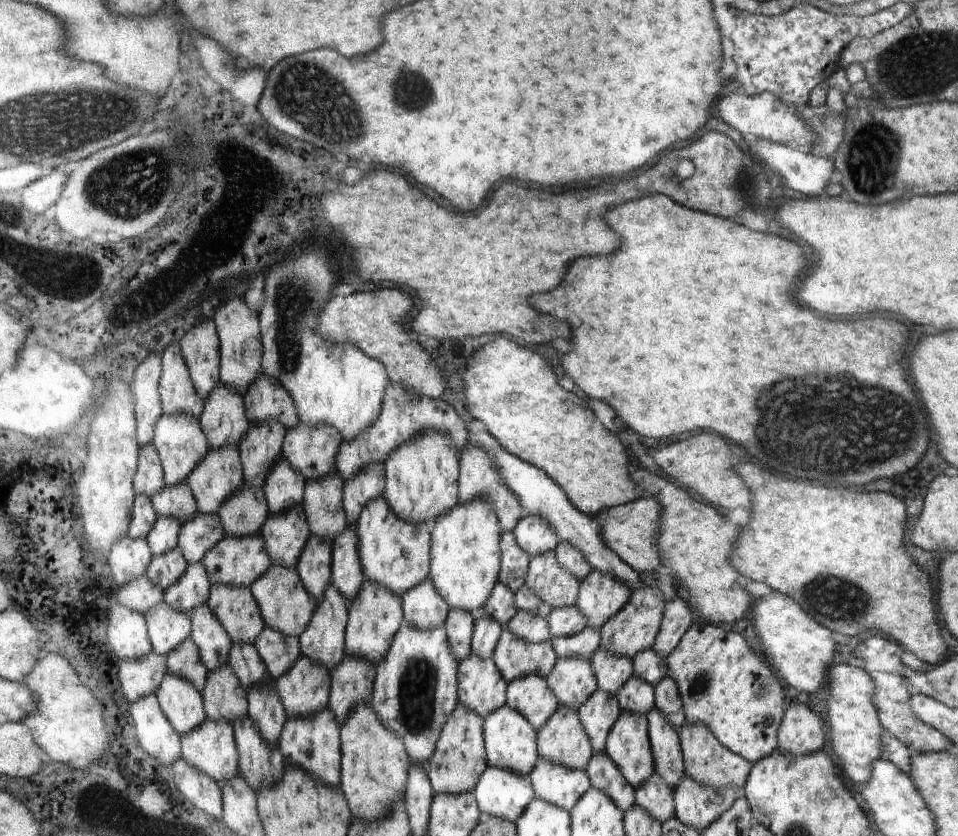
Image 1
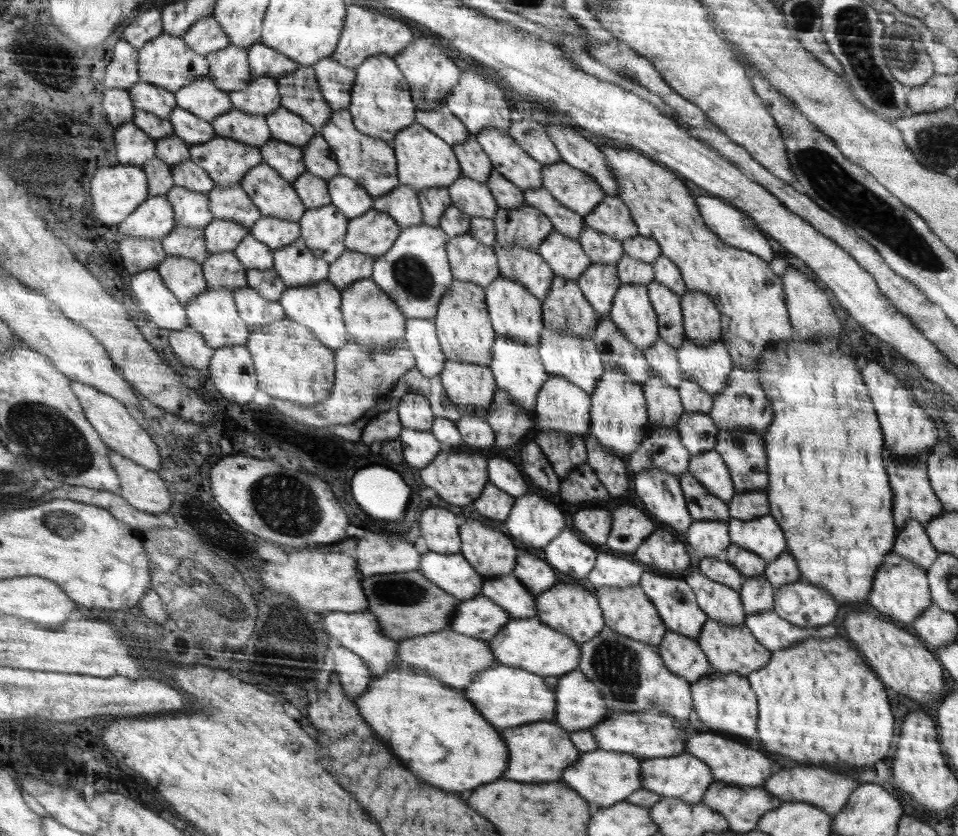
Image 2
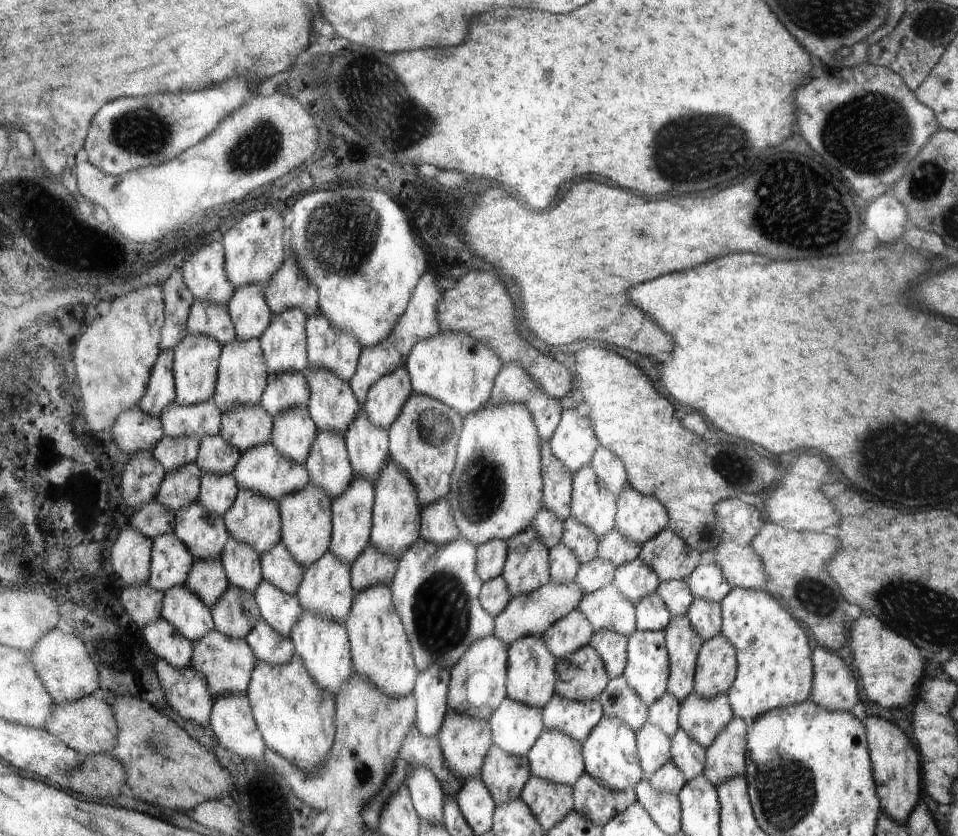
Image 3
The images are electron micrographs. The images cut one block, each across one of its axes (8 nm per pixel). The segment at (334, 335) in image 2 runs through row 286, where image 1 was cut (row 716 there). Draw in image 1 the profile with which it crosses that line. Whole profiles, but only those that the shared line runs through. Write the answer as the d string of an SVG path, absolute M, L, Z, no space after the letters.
M328 706L310 717L288 717L277 745L286 764L302 768L326 785L341 783L341 728Z

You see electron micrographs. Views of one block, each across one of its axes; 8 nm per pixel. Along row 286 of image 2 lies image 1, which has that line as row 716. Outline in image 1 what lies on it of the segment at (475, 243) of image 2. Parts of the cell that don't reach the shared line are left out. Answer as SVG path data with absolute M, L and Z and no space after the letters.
M470 653L457 670L460 691L457 698L466 710L488 718L508 701L508 684L493 658L478 658Z

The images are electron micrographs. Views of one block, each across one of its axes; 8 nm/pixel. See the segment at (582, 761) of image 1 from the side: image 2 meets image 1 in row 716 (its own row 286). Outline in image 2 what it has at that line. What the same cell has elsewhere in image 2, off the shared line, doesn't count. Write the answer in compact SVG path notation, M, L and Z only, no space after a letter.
M556 276L548 292L548 298L541 300L541 310L544 328L555 333L574 333L578 337L592 338L600 322L597 311L589 300L586 300L577 282L566 280L562 276Z

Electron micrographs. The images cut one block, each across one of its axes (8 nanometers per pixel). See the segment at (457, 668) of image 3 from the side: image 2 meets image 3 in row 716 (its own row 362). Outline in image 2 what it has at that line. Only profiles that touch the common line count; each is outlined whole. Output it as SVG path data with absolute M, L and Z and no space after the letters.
M454 278L440 299L433 321L441 349L446 357L470 361L483 367L488 367L492 362L492 348L496 340L496 330L489 319L485 288L482 288L481 285Z

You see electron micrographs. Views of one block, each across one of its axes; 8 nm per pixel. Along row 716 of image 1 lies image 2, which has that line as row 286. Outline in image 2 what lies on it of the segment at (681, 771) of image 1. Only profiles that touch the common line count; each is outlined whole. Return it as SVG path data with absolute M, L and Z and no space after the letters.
M652 280L647 288L660 323L660 338L677 349L684 344L685 329L682 328L680 298L673 290L658 284L656 280Z

